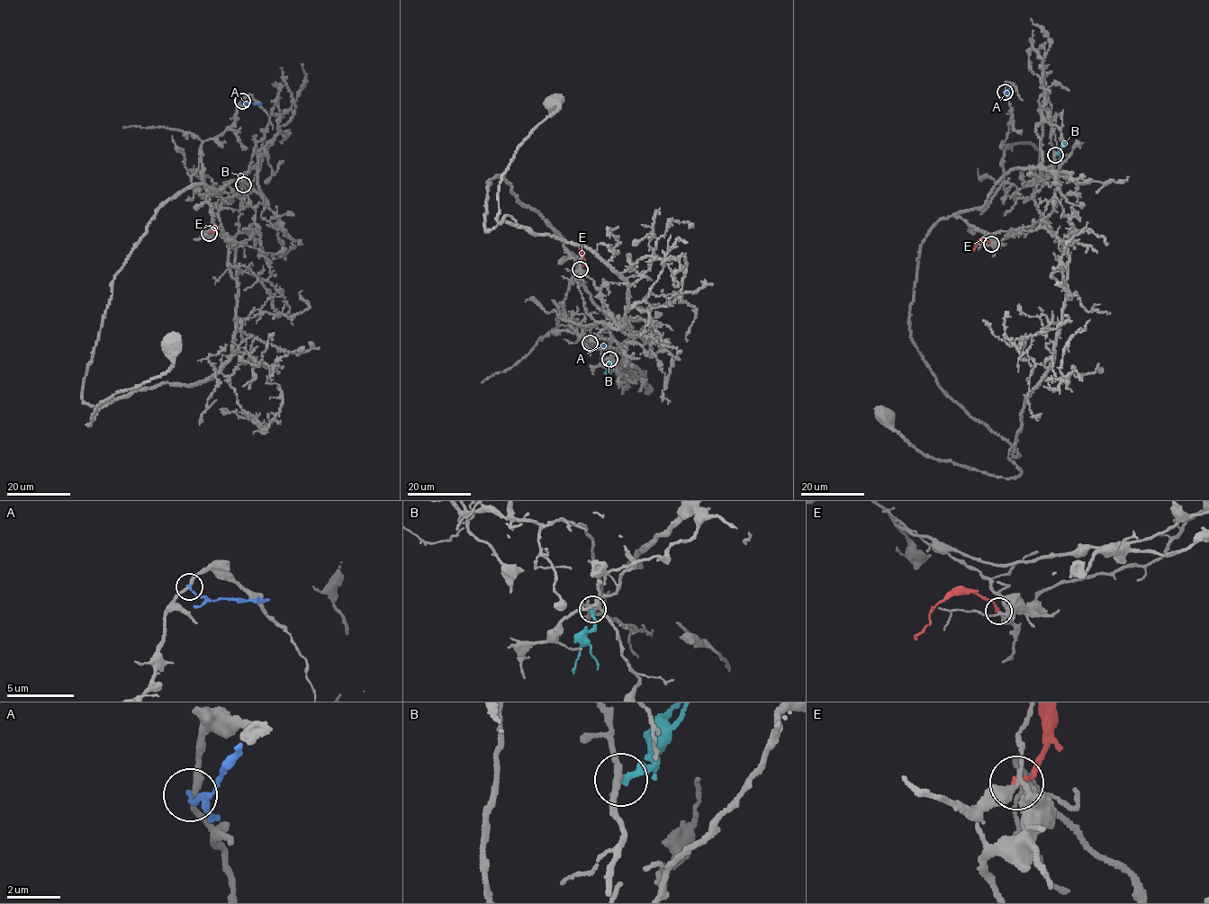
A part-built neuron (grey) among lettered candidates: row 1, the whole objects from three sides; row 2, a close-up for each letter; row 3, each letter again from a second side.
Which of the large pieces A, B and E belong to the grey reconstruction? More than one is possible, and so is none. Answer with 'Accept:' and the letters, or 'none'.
Accept: E

